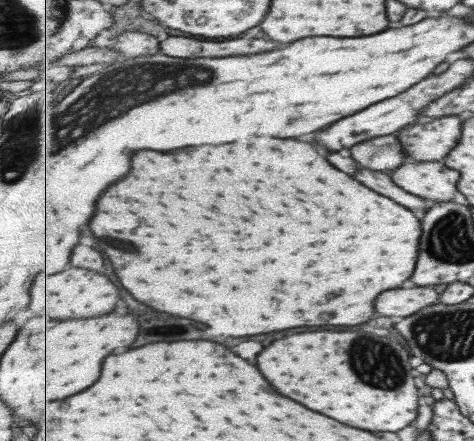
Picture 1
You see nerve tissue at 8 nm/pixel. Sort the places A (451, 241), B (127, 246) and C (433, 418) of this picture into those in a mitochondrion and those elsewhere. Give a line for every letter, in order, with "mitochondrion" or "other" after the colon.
A: mitochondrion
B: mitochondrion
C: other

